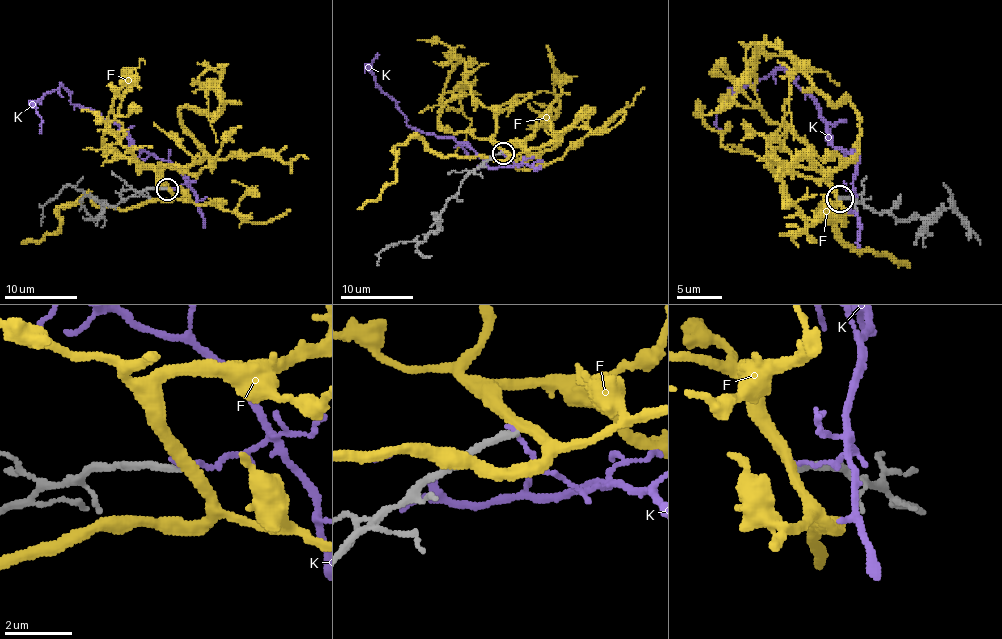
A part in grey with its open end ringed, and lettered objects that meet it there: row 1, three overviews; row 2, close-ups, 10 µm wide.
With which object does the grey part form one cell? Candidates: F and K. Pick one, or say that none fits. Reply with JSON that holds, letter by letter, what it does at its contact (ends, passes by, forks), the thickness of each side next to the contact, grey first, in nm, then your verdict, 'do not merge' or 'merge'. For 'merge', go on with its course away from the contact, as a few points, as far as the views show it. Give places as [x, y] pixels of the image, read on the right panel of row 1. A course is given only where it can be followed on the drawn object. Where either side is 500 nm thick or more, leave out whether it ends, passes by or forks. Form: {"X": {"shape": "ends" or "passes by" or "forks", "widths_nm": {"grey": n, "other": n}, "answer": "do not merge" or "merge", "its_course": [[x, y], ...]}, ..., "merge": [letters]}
{"F": {"shape": "passes by", "widths_nm": {"grey": 200, "other": 320}, "answer": "do not merge"}, "K": {"shape": "ends", "widths_nm": {"grey": 200, "other": 110}, "answer": "do not merge"}, "merge": []}

